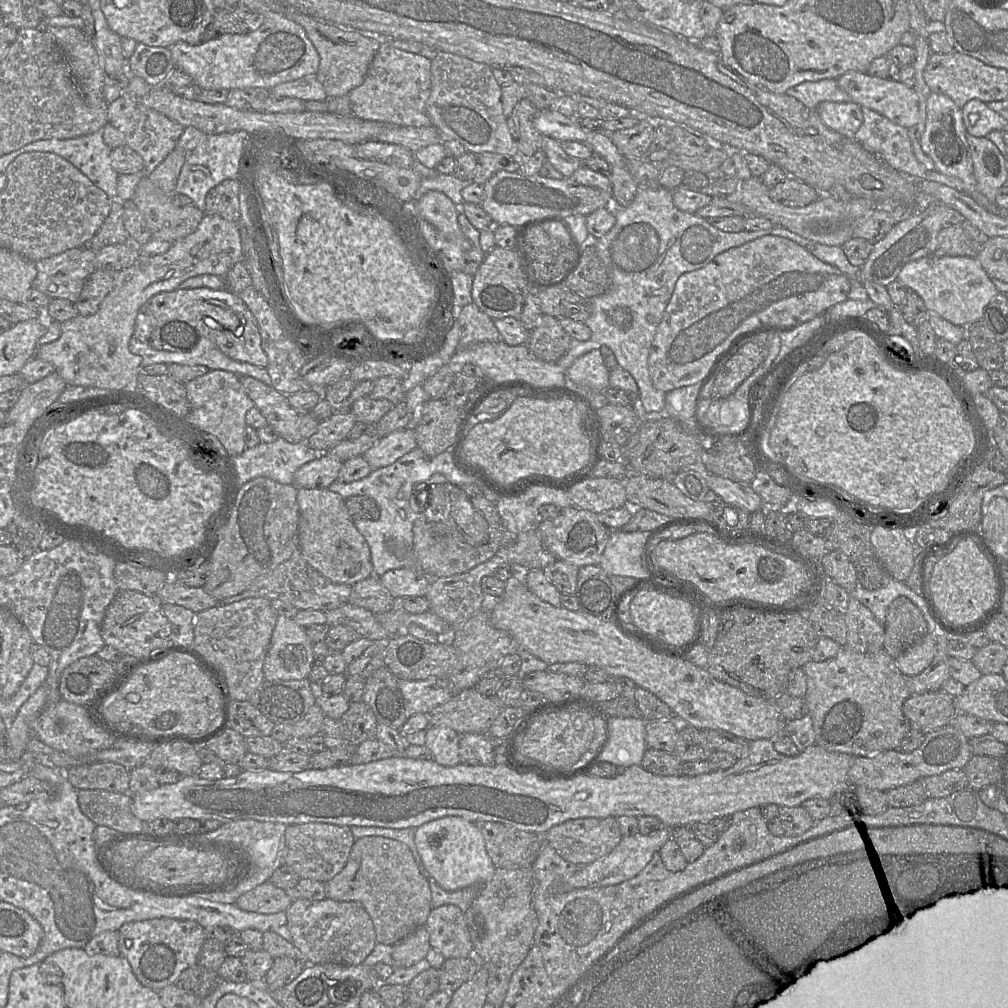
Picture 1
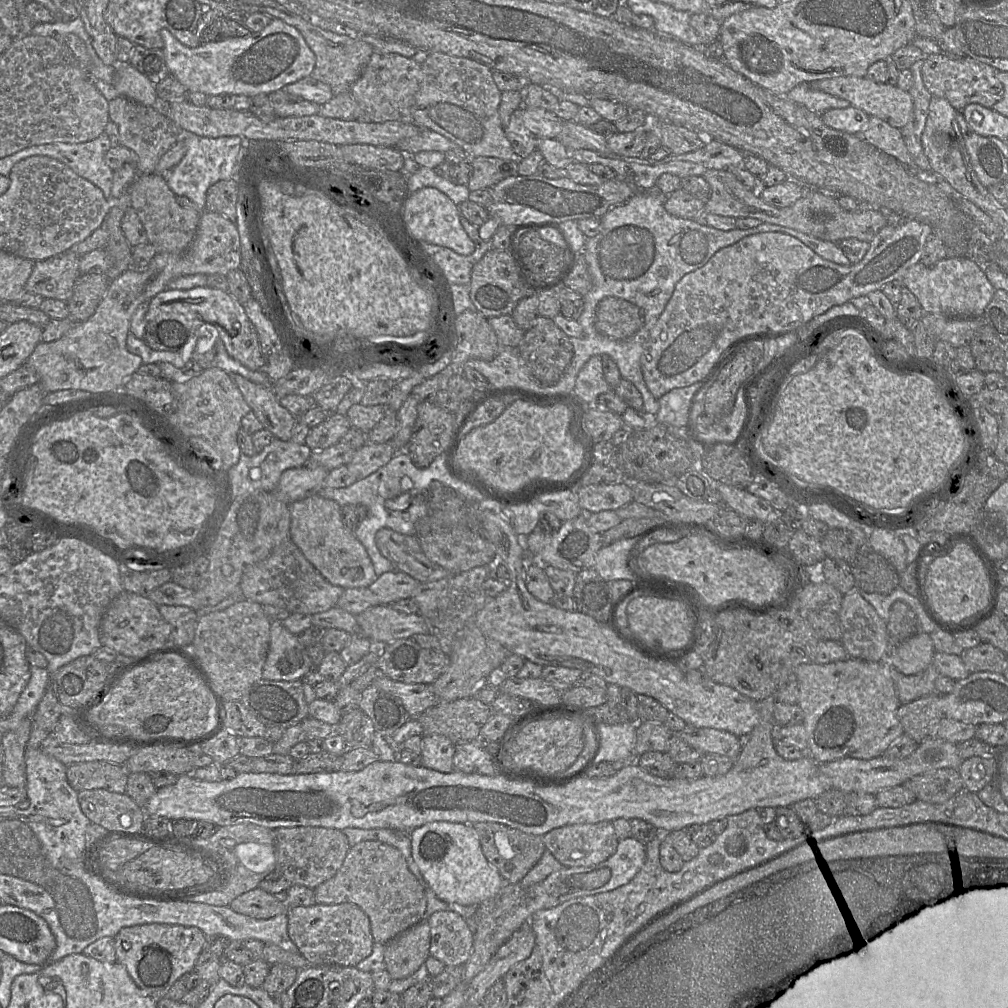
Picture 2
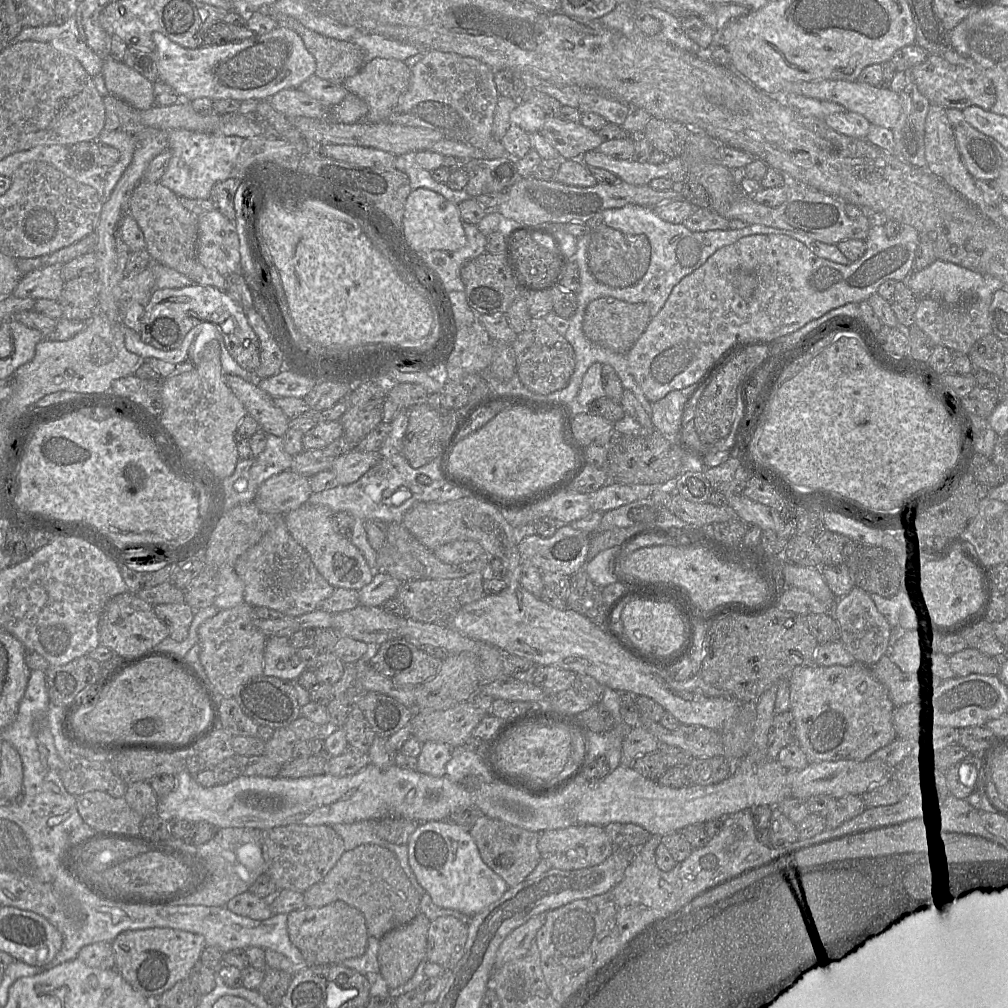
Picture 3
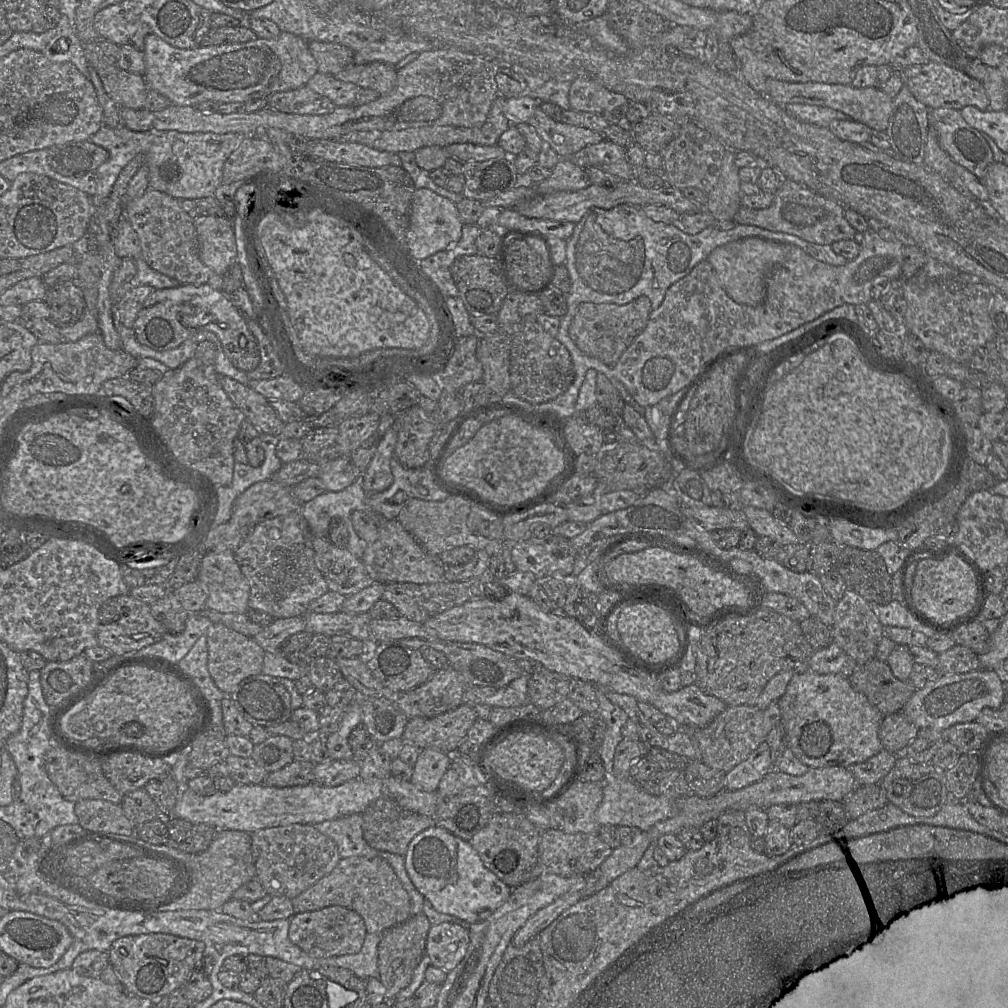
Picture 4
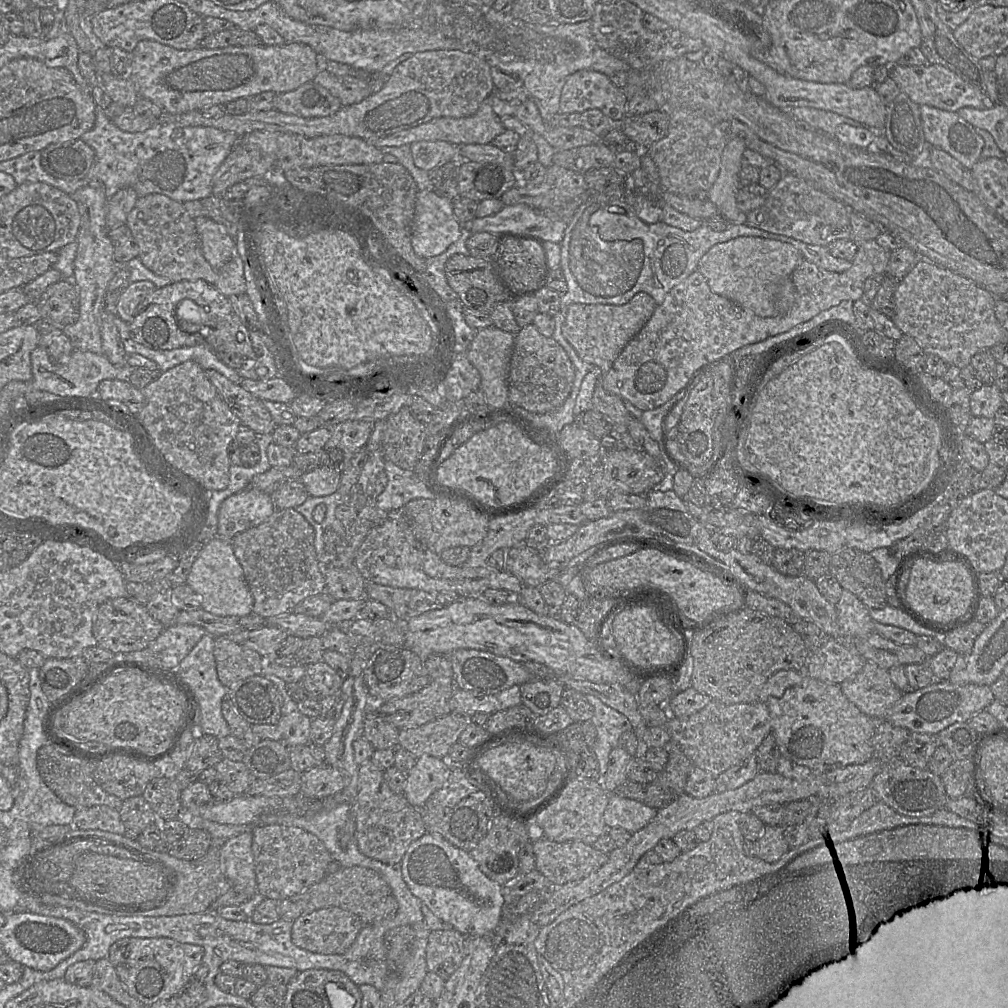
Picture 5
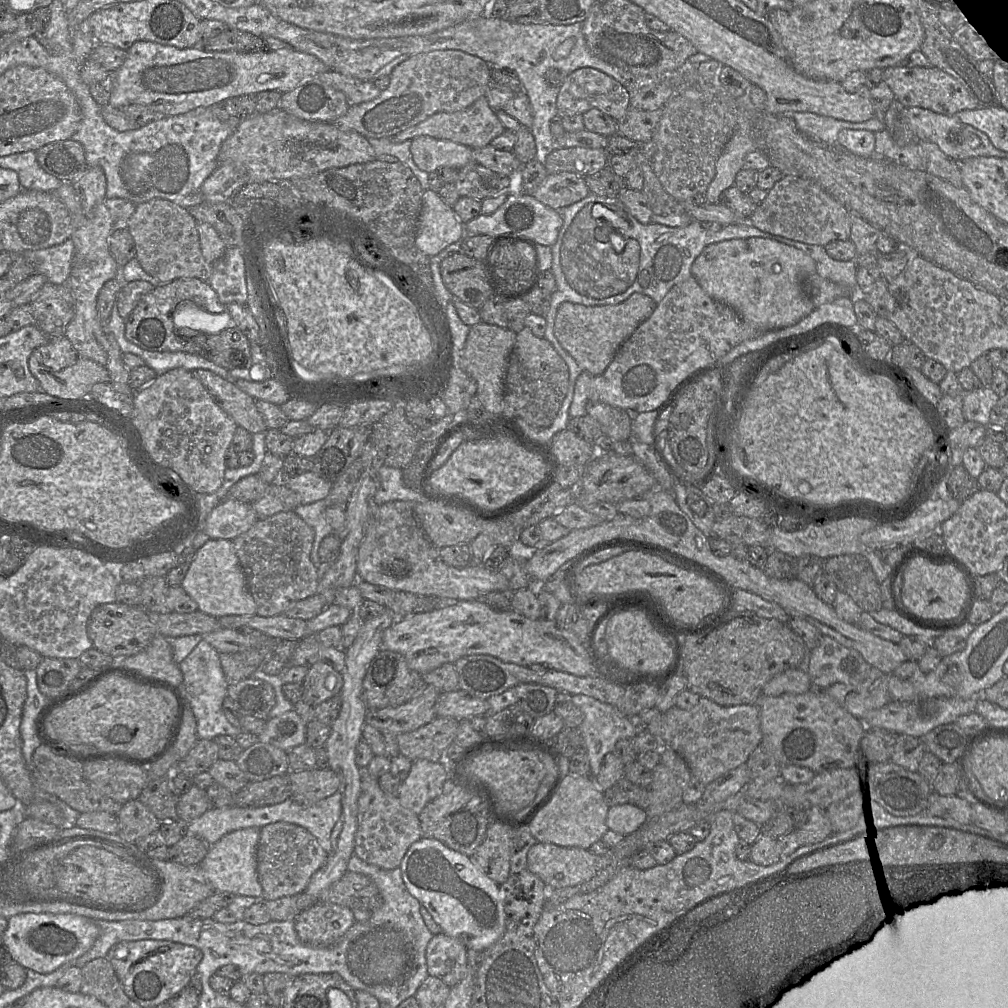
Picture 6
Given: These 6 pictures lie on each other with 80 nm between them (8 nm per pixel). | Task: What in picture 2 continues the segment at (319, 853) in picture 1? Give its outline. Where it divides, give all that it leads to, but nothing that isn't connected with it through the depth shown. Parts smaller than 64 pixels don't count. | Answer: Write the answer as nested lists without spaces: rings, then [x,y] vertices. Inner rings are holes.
[[[291,827],[275,829],[274,871],[281,873],[292,885],[310,889],[331,879],[341,868],[351,846],[347,836],[338,829],[324,827]]]

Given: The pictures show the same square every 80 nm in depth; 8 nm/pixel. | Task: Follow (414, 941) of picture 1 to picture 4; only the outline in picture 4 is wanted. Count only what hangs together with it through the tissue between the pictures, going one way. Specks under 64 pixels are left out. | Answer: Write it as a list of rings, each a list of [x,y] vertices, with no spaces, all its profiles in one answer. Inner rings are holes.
[[[422,912],[381,934],[378,945],[378,966],[380,981],[385,987],[384,1003],[394,1006],[397,994],[410,983],[414,970],[426,953],[426,940],[430,928],[431,924]]]

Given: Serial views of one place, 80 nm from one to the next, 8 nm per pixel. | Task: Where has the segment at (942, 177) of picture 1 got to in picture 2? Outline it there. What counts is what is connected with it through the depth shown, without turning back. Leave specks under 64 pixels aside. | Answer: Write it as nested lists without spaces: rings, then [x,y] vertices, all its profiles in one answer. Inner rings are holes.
[[[869,116],[869,122],[861,132],[861,137],[877,149],[896,158],[902,165],[916,167],[904,143],[900,129],[875,116]]]

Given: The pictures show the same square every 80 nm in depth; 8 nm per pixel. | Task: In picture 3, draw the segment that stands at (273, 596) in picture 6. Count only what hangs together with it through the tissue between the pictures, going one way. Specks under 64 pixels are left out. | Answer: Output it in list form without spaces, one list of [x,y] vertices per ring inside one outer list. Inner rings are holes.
[[[285,516],[283,518],[284,522],[277,522],[275,525],[273,525],[272,528],[270,528],[260,539],[260,541],[249,548],[246,552],[244,552],[236,561],[234,565],[234,570],[237,573],[237,575],[240,577],[240,579],[244,582],[244,602],[249,604],[252,607],[267,607],[270,609],[274,609],[276,611],[279,611],[283,613],[285,616],[301,616],[303,614],[312,612],[319,608],[319,604],[331,596],[335,590],[335,588],[330,585],[325,578],[319,573],[315,565],[313,564],[309,554],[307,551],[298,544],[291,534],[289,533],[286,523],[285,523]]]

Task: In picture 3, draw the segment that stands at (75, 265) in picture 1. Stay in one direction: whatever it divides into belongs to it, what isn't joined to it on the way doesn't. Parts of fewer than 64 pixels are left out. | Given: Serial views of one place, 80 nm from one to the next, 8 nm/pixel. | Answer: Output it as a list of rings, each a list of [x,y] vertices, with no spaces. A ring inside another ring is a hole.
[[[55,264],[24,275],[12,296],[16,298],[58,300],[65,284],[61,275],[62,265]]]

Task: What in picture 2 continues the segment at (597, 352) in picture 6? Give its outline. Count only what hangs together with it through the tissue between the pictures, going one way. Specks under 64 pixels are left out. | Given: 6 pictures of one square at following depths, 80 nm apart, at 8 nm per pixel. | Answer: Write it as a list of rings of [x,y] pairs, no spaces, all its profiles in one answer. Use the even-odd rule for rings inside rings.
[[[605,297],[597,305],[595,328],[611,339],[627,339],[634,335],[643,323],[643,309],[622,298]]]

